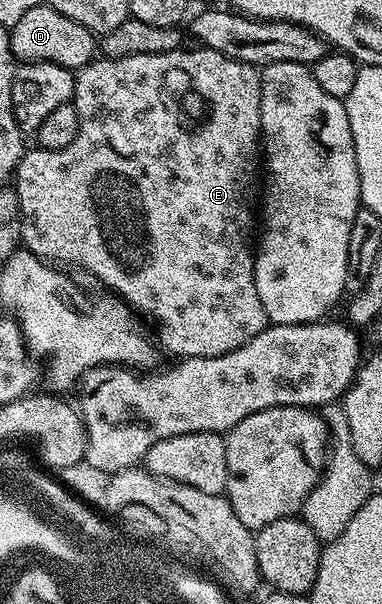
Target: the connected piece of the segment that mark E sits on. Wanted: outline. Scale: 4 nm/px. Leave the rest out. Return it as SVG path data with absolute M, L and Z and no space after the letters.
M179 49L168 53L148 53L147 55L133 55L132 57L120 57L119 59L108 59L105 57L95 57L86 64L85 67L77 68L74 77L74 97L73 104L76 113L80 117L80 129L76 133L76 141L59 151L44 151L41 149L27 150L20 162L16 172L16 190L20 201L20 213L22 214L22 241L21 246L25 250L31 251L38 259L44 259L54 265L67 263L70 267L79 267L82 271L87 271L94 279L99 279L103 283L107 292L113 293L122 302L130 304L139 316L147 315L150 319L155 319L159 323L157 342L163 352L171 351L177 357L188 359L211 359L217 355L228 353L232 349L240 349L256 333L263 331L268 326L268 320L264 313L264 305L260 305L260 293L256 293L256 277L254 276L254 256L256 254L256 196L260 191L260 136L262 133L262 122L260 121L260 97L262 96L262 80L259 68L236 61L232 57L224 57L224 53L207 51L205 49L194 49L198 51L186 51Z

